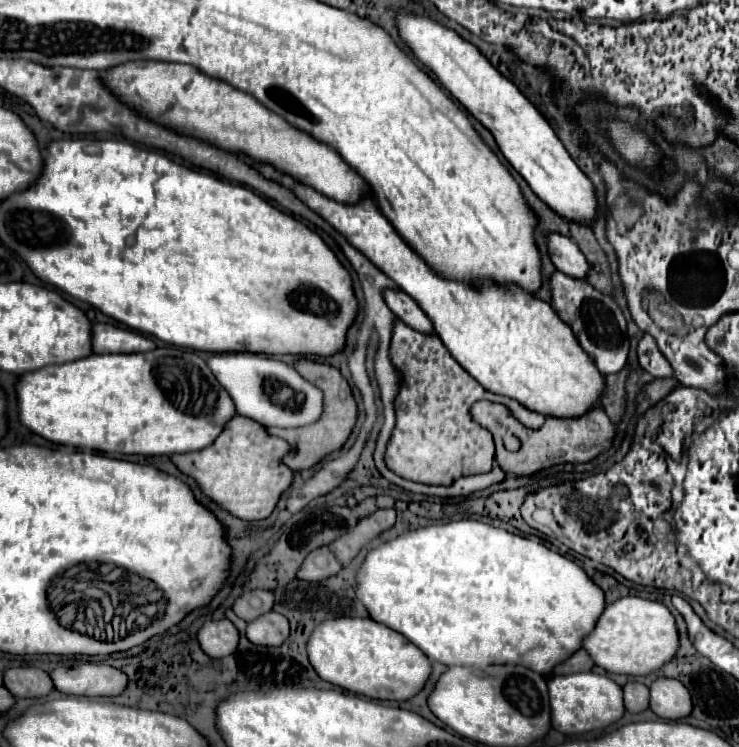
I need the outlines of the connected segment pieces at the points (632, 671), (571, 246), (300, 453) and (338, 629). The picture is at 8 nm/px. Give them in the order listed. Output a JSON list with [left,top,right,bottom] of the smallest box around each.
[[583,596,679,676],[547,232,589,278],[267,356,357,470],[307,618,431,700]]

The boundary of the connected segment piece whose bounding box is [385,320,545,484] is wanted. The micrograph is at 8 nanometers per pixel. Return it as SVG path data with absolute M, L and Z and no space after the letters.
M395 320L391 332L389 358L399 372L399 392L395 396L397 424L391 432L385 464L395 474L423 484L451 484L461 476L483 474L491 470L495 458L493 436L471 418L471 406L477 400L505 404L513 416L527 428L541 428L545 416L533 412L513 398L487 392L471 378L447 352L435 334L423 334Z

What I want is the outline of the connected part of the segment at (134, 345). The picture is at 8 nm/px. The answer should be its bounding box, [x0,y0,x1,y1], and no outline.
[91,324,155,352]

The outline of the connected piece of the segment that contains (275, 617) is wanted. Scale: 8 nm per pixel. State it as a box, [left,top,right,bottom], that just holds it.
[247,612,289,646]

